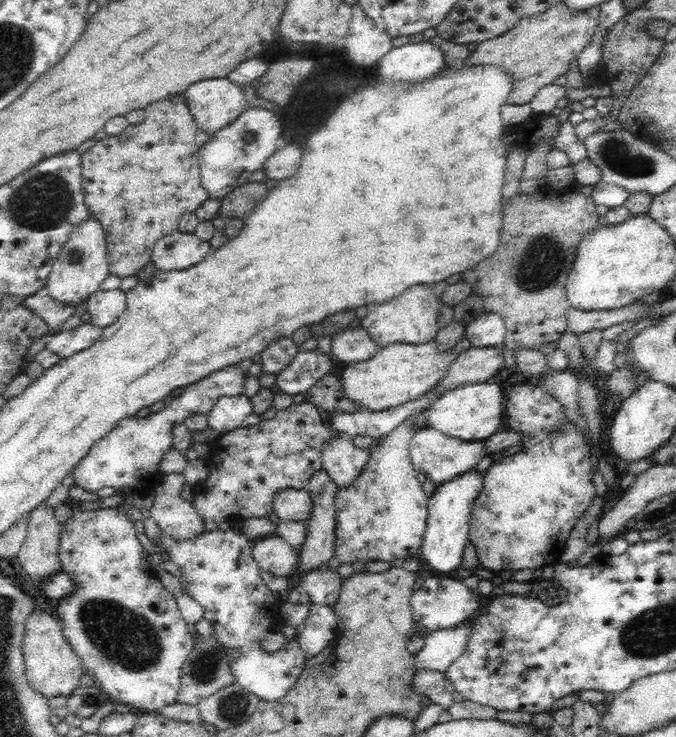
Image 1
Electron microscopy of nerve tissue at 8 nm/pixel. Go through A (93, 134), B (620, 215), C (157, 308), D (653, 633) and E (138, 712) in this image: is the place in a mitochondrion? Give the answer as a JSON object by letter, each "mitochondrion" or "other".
{"A":"other","B":"other","C":"other","D":"mitochondrion","E":"other"}

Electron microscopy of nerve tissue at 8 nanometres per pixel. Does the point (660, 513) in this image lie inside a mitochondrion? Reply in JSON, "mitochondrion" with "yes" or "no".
{"mitochondrion":"yes"}

